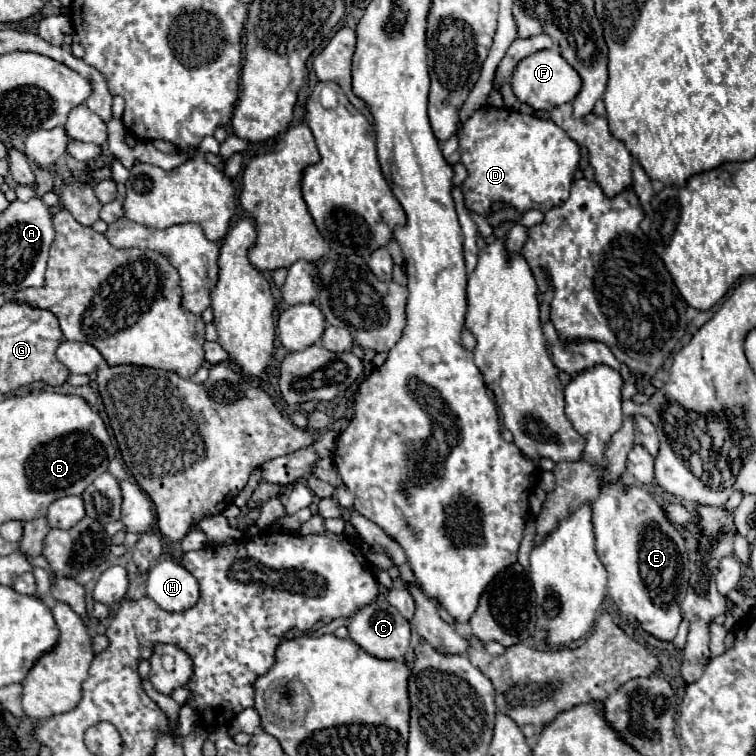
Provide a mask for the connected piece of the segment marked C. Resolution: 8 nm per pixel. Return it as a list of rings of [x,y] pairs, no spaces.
[[[376,599],[352,615],[352,621],[348,625],[348,637],[372,657],[400,661],[410,645],[410,623],[388,601]]]

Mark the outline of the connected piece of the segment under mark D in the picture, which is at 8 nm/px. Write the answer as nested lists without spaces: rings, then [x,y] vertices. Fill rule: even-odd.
[[[480,107],[466,121],[460,121],[458,139],[460,139],[460,153],[462,153],[460,163],[468,171],[468,177],[462,183],[462,193],[470,213],[486,217],[490,215],[490,207],[494,203],[506,203],[518,209],[520,213],[526,213],[530,209],[538,209],[546,213],[568,199],[572,177],[580,161],[580,149],[552,121],[542,121],[536,119],[534,115],[524,115],[502,107]]]

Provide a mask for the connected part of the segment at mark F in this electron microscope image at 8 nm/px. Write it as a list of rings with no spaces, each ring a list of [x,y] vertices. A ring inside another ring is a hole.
[[[544,49],[544,51],[536,51],[536,53],[524,57],[516,65],[516,69],[510,77],[510,87],[522,103],[526,103],[534,109],[552,109],[554,105],[570,103],[578,95],[582,81],[578,77],[578,73],[574,73],[574,69],[570,69],[570,65],[566,61],[562,61],[562,55],[558,55],[552,49]]]

